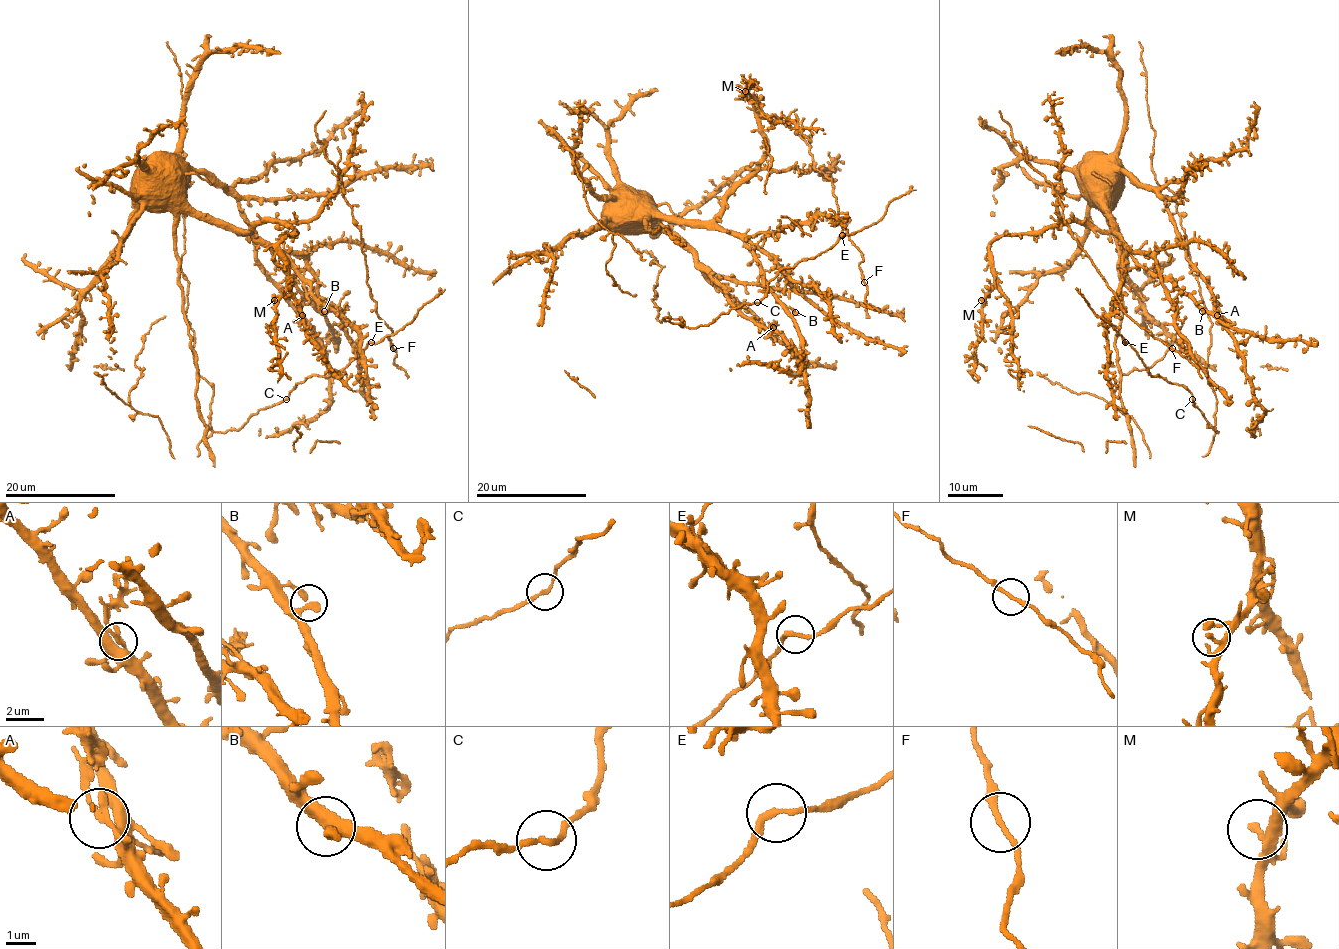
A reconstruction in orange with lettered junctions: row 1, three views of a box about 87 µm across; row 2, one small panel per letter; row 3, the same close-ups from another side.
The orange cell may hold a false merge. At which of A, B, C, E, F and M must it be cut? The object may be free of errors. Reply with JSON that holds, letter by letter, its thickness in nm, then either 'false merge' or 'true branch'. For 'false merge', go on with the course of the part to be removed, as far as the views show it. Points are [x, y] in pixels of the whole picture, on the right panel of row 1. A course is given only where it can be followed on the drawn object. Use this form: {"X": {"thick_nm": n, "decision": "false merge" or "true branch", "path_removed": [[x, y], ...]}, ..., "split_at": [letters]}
{"A": {"thick_nm": 220, "decision": "false merge", "path_removed": [[1216, 315], [1212, 295]]}, "B": {"thick_nm": 320, "decision": "true branch"}, "C": {"thick_nm": 180, "decision": "true branch"}, "E": {"thick_nm": 220, "decision": "true branch"}, "F": {"thick_nm": 190, "decision": "true branch"}, "M": {"thick_nm": 200, "decision": "true branch"}, "split_at": ["A"]}

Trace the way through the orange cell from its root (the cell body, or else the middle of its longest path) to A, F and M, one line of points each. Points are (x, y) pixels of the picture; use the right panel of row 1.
A: (1086, 185), (1100, 183), (1117, 172), (1130, 172), (1164, 201), (1186, 259), (1213, 294), (1216, 315)
F: (1086, 185), (1108, 214), (1111, 229), (1059, 221), (1057, 183), (1053, 192), (1064, 224), (1119, 306), (1172, 348)
M: (1086, 185), (1108, 214), (1111, 229), (1061, 222), (1041, 232), (999, 236), (989, 247), (995, 287), (981, 300)

